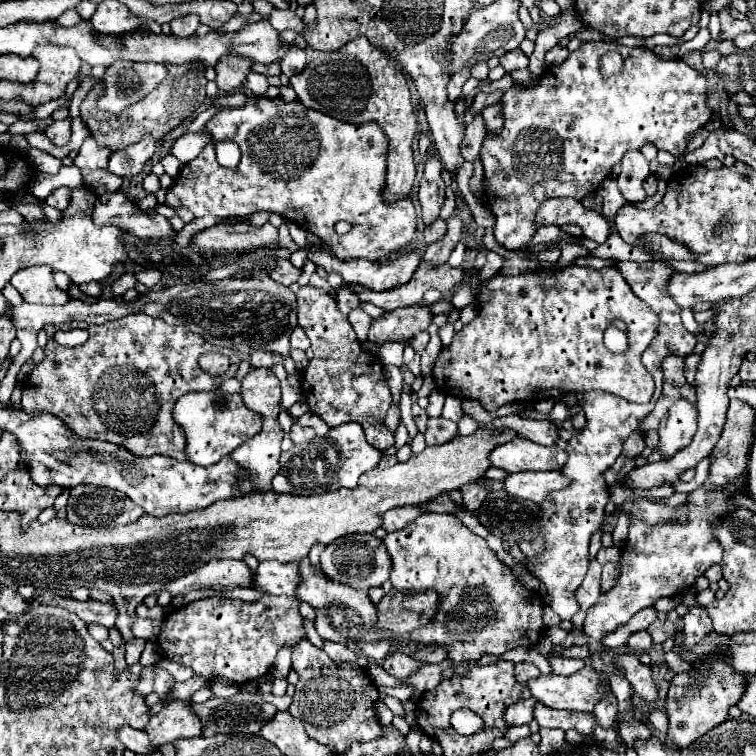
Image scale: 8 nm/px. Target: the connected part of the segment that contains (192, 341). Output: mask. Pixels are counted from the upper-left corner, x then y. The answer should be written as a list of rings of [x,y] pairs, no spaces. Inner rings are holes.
[[[144,313],[122,317],[118,321],[108,321],[104,325],[84,325],[90,333],[88,341],[78,347],[62,347],[52,335],[56,325],[44,325],[48,333],[48,343],[44,349],[44,359],[32,373],[22,381],[22,409],[32,417],[38,413],[52,413],[60,417],[76,435],[86,439],[102,439],[126,447],[132,455],[150,457],[166,455],[178,461],[186,461],[186,441],[180,427],[172,421],[172,409],[178,397],[192,391],[216,391],[226,377],[232,377],[238,369],[240,359],[230,359],[230,369],[224,375],[208,375],[198,367],[198,357],[206,351],[224,353],[228,349],[214,347],[202,337],[186,331],[184,327],[166,325],[162,319],[146,317]]]

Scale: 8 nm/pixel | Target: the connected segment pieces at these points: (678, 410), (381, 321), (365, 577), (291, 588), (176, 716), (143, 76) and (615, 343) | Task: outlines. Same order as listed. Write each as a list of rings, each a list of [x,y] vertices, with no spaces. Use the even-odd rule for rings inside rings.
[[[686,399],[676,401],[668,413],[660,421],[660,441],[658,441],[658,453],[662,459],[674,457],[678,451],[686,449],[696,433],[696,407],[688,403]]]
[[[426,303],[388,311],[384,317],[378,317],[372,321],[368,340],[377,345],[382,345],[386,341],[400,341],[406,345],[412,337],[428,329],[428,325],[432,323],[432,317],[434,313]]]
[[[370,533],[346,535],[346,537],[340,537],[340,539],[332,541],[330,545],[326,545],[326,549],[320,555],[320,571],[336,583],[344,583],[354,589],[368,591],[372,587],[382,587],[382,583],[388,581],[390,557],[388,557],[382,541],[376,539],[374,535],[370,535]]]
[[[262,561],[254,575],[254,587],[266,591],[268,595],[296,597],[300,583],[300,563],[278,563]]]
[[[172,701],[148,721],[146,731],[154,749],[158,749],[160,745],[172,743],[182,737],[200,737],[202,719],[194,713],[188,701]]]
[[[118,59],[106,67],[106,93],[98,97],[98,107],[122,113],[124,107],[144,99],[166,75],[160,63],[136,63]]]
[[[609,326],[604,332],[604,344],[616,354],[625,352],[625,332],[615,326]]]

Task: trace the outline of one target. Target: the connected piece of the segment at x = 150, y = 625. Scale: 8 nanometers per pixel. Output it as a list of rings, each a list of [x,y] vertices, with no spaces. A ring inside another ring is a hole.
[[[134,615],[134,623],[132,623],[132,633],[136,637],[142,639],[154,639],[158,637],[158,625],[162,625],[162,621],[152,621],[152,619],[142,619],[138,615]]]

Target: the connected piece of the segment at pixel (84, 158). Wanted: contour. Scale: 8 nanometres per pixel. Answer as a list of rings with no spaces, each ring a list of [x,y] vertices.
[[[86,137],[76,159],[74,159],[74,165],[78,169],[104,169],[108,171],[108,159],[112,155],[112,149],[108,147],[100,147],[94,137]]]

